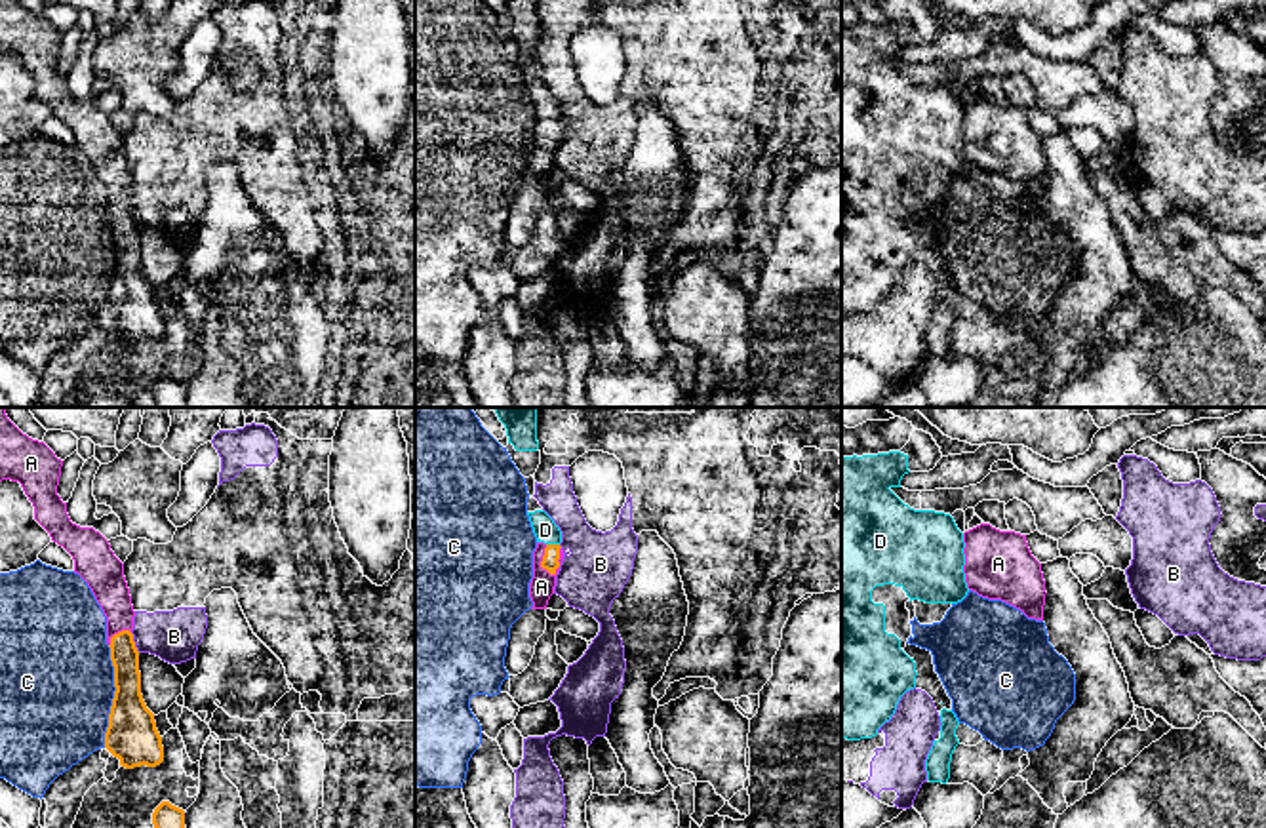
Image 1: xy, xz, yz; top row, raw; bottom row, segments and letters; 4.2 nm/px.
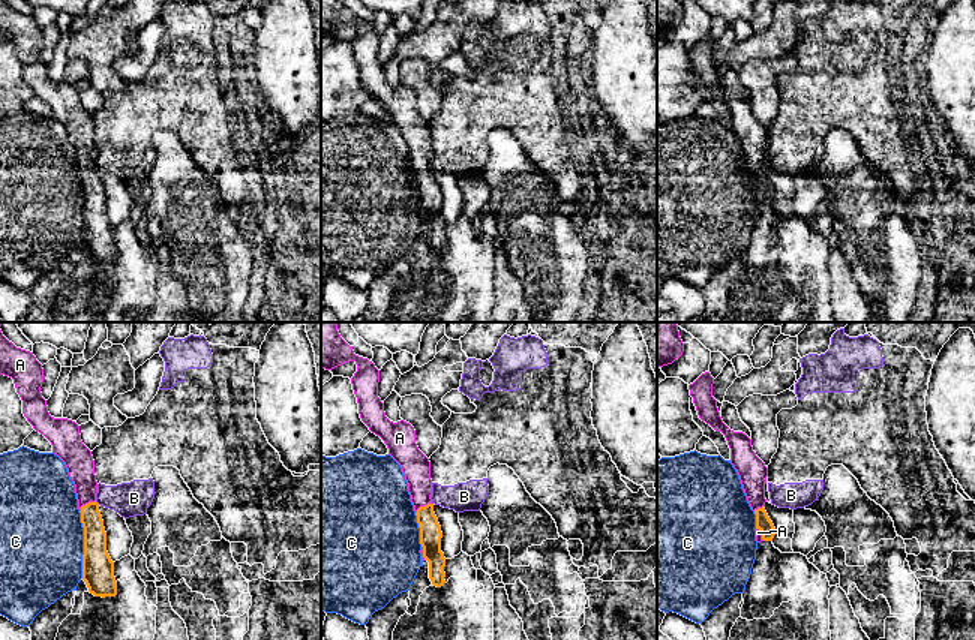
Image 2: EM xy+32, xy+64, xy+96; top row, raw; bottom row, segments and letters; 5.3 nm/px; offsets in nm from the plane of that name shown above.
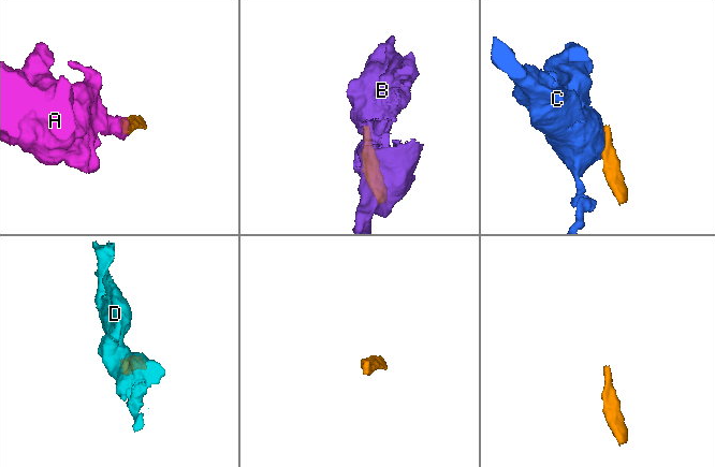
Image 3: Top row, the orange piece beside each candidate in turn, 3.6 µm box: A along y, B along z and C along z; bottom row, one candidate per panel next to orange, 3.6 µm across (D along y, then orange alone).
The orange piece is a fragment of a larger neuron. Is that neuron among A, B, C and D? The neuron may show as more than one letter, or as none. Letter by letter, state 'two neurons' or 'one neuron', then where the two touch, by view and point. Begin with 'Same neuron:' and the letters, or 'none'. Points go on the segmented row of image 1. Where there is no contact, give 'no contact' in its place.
Same neuron: A
A: one neuron; contact xz (558, 562)
B: two neurons; contact xy (134, 642)
C: two neurons; contact xy (115, 697)
D: two neurons; contact xz (553, 545)

